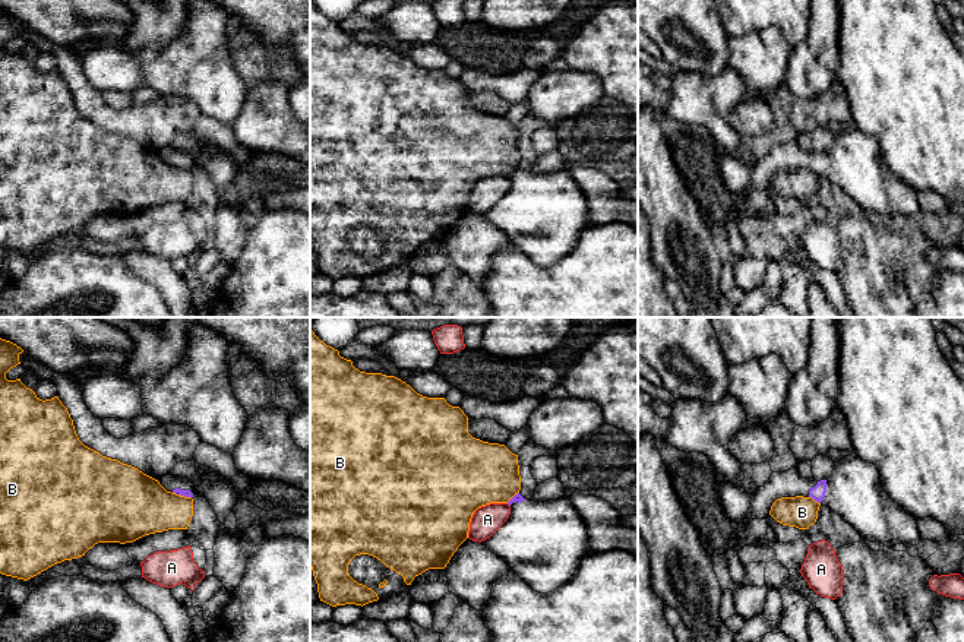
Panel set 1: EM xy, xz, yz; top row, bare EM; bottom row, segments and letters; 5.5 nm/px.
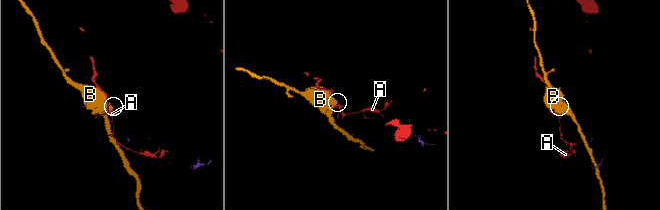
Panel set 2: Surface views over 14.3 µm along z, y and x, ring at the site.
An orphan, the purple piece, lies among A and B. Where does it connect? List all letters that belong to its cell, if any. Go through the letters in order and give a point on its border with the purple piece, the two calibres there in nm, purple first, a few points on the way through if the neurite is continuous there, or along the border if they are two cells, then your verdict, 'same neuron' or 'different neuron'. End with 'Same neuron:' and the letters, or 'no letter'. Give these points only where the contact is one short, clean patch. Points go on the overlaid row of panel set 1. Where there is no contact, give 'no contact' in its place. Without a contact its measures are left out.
A: no contact; different neuron
B: contact yz (815, 500); calibres 80 and 170 nm; different neuron
Same neuron: no letter

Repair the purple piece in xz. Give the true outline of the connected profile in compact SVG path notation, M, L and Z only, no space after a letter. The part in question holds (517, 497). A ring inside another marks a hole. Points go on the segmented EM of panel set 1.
M518 493L508 505L511 506L509 518L481 544L499 556L534 591L540 594L553 592L573 576L581 559L592 551L585 521L569 496L534 502Z

